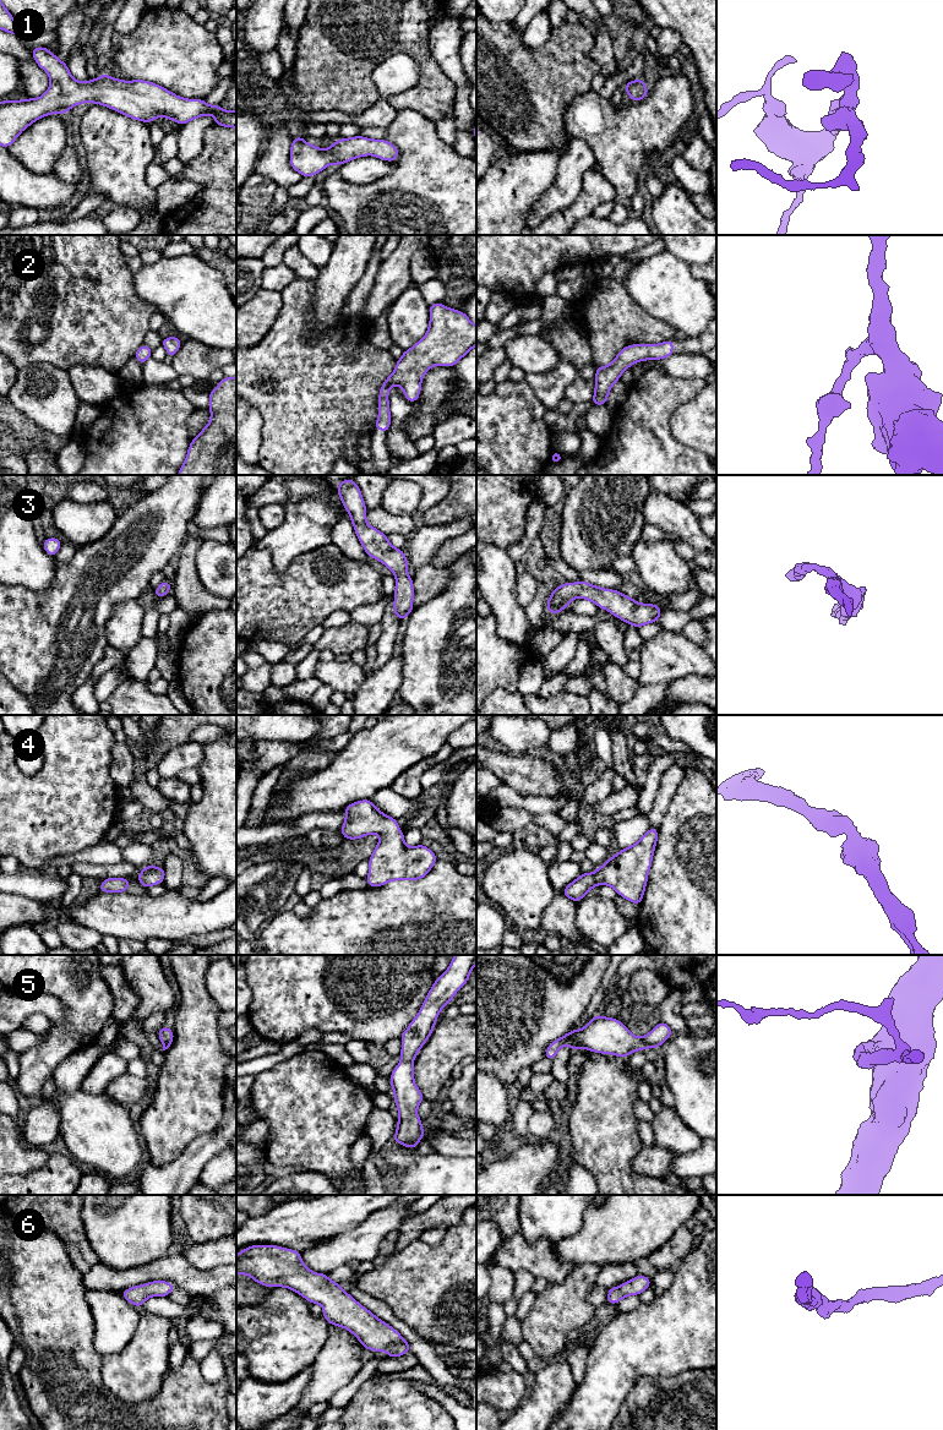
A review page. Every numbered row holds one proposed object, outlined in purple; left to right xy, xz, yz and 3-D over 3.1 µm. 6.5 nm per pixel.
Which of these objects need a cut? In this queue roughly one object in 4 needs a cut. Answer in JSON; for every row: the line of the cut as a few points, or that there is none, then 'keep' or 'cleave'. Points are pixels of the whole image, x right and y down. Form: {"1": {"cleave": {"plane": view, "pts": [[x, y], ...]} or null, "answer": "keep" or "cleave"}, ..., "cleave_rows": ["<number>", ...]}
{"1": {"cleave": null, "answer": "keep"}, "2": {"cleave": null, "answer": "keep"}, "3": {"cleave": null, "answer": "keep"}, "4": {"cleave": null, "answer": "keep"}, "5": {"cleave": null, "answer": "keep"}, "6": {"cleave": null, "answer": "keep"}, "cleave_rows": []}

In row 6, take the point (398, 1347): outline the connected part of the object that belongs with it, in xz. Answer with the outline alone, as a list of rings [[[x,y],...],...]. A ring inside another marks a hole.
[[[277,1245],[247,1246],[236,1255],[236,1275],[247,1275],[265,1287],[289,1288],[309,1303],[321,1304],[322,1319],[332,1327],[350,1331],[364,1349],[387,1352],[387,1358],[411,1352],[398,1331],[345,1293],[339,1283],[307,1268],[299,1251]]]

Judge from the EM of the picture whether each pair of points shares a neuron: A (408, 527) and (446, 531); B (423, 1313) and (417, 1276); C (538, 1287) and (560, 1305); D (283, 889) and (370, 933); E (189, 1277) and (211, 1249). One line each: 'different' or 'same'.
A: different
B: same
C: different
D: different
E: different

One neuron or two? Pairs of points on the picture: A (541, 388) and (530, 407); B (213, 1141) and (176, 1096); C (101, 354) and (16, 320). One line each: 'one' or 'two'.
A: two
B: two
C: one

